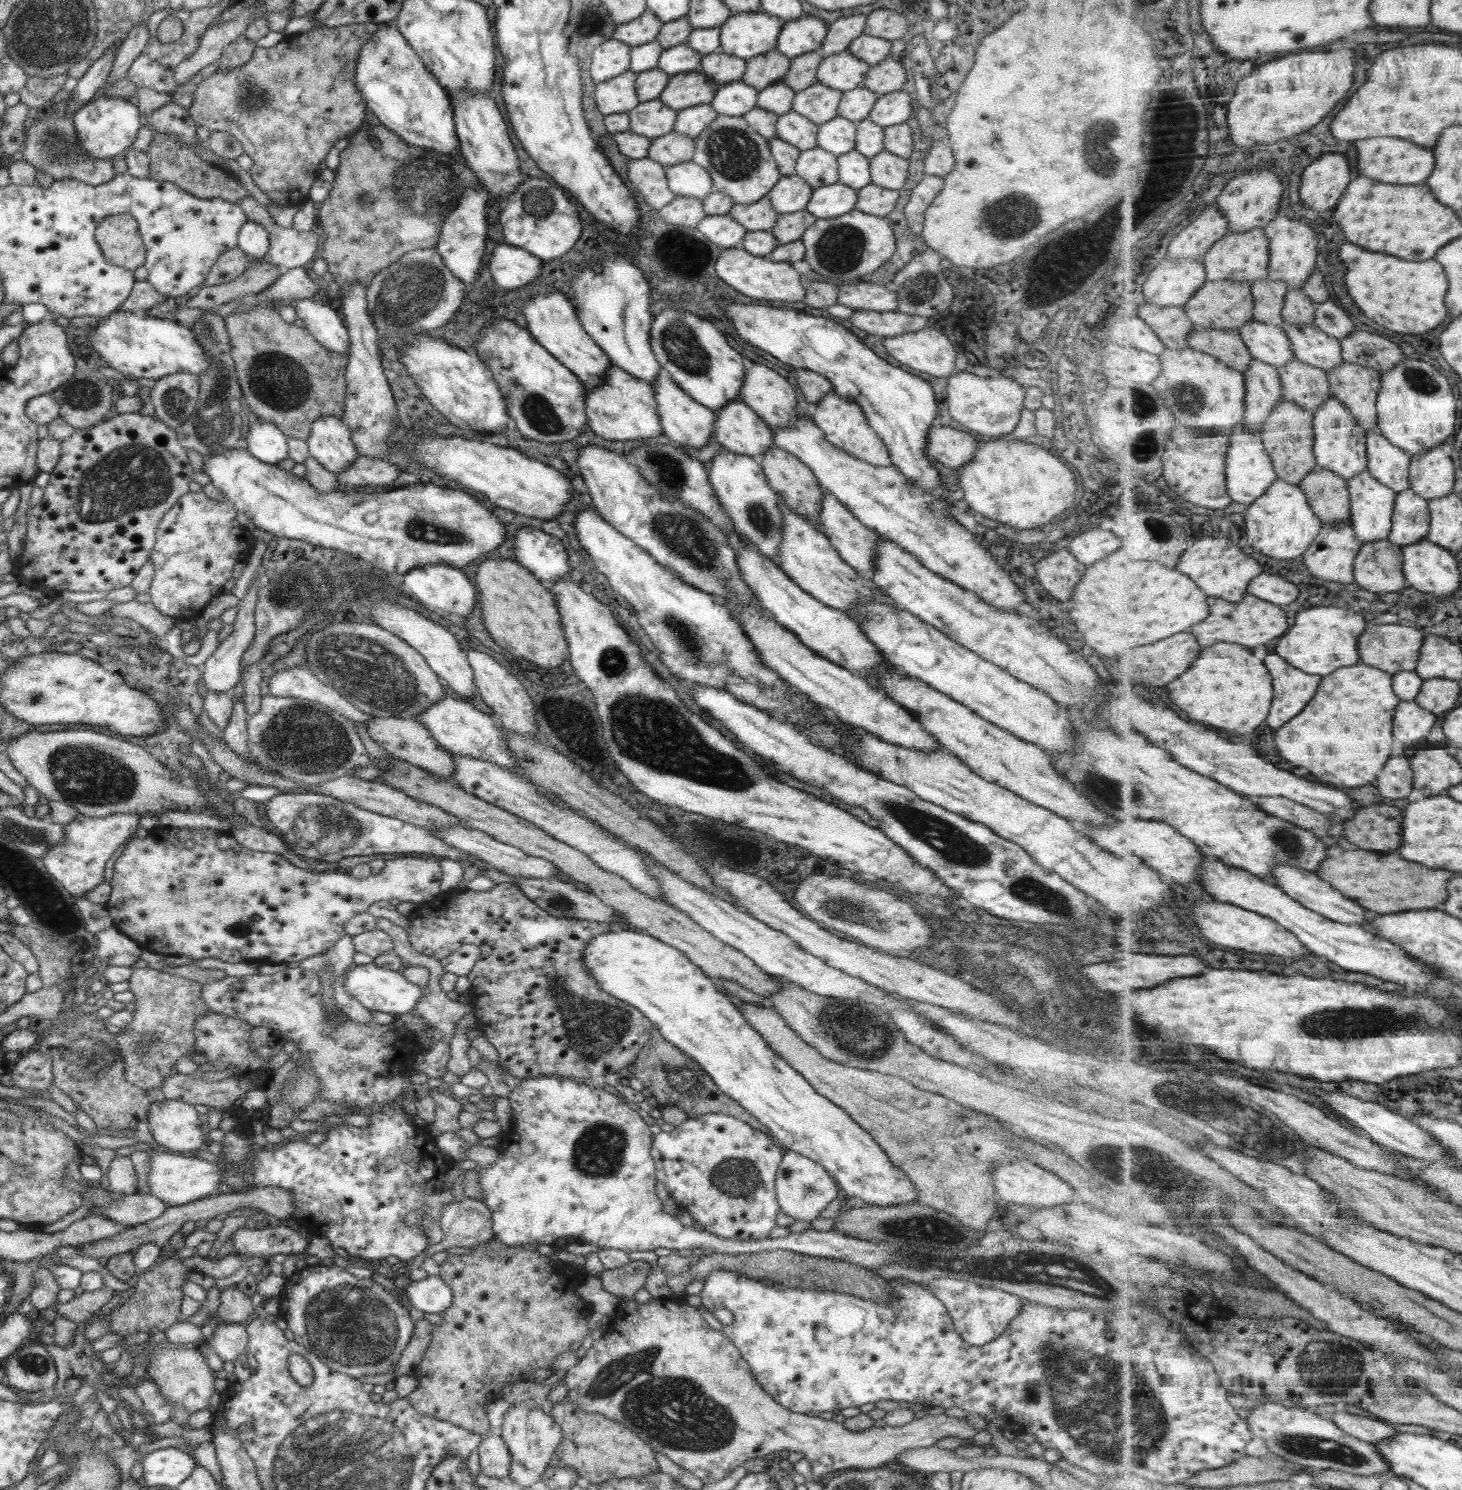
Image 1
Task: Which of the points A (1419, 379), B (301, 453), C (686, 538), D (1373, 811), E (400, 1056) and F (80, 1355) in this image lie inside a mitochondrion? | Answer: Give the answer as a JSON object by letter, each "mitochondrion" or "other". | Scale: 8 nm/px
{"A":"mitochondrion","B":"other","C":"mitochondrion","D":"other","E":"other","F":"other"}

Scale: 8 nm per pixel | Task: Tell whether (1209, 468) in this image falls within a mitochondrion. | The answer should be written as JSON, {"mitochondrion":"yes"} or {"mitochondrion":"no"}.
{"mitochondrion":"no"}

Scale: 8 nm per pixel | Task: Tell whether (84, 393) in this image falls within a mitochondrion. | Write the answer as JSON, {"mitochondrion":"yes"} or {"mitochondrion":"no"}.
{"mitochondrion":"yes"}

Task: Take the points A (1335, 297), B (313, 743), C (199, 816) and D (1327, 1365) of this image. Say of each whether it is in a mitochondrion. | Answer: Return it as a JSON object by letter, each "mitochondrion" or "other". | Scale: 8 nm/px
{"A":"other","B":"mitochondrion","C":"other","D":"mitochondrion"}

